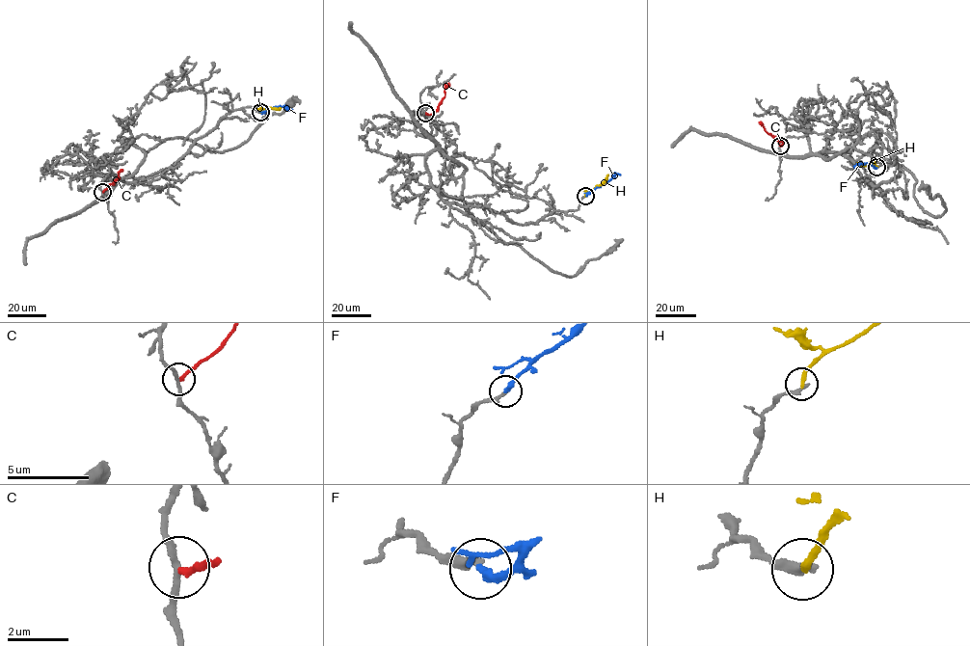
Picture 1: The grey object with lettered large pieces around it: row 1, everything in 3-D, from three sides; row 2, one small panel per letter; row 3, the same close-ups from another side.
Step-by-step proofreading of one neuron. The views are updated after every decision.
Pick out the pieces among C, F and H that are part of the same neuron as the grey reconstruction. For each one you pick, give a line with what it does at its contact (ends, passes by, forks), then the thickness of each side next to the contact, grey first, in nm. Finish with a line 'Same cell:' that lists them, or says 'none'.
F: It ends there. Thickness 240 nm (grey) against 280 nm
Same cell: F

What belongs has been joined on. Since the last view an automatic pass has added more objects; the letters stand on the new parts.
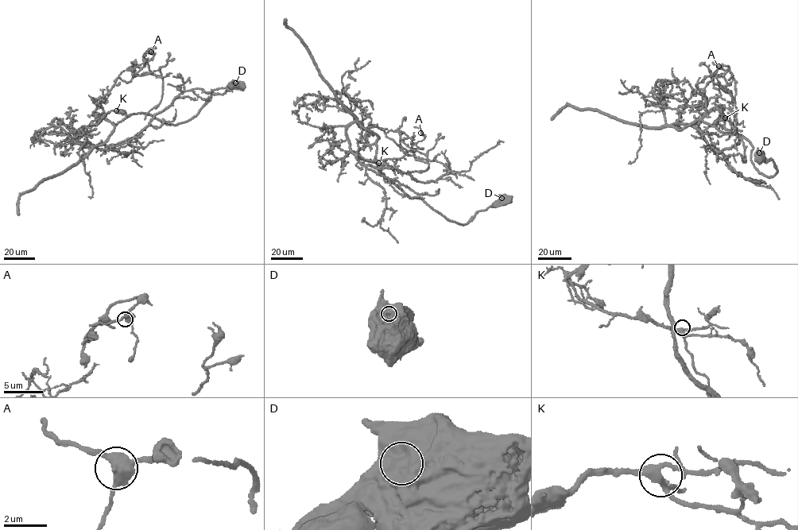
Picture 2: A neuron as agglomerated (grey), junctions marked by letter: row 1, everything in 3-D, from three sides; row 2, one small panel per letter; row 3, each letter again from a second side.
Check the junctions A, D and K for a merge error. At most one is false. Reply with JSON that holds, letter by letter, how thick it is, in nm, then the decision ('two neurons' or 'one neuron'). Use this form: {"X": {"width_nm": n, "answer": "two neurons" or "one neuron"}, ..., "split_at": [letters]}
{"A": {"width_nm": 440, "answer": "one neuron"}, "D": {"width_nm": 1550, "answer": "one neuron"}, "K": {"width_nm": 320, "answer": "one neuron"}, "split_at": []}

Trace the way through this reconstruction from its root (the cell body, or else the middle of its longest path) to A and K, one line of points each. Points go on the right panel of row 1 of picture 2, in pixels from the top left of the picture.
A: (758, 155), (775, 175), (755, 168), (742, 136), (702, 119), (696, 84), (734, 78), (718, 66)
K: (758, 155), (772, 160), (775, 175), (755, 168), (742, 136), (702, 119), (716, 106), (725, 117)

